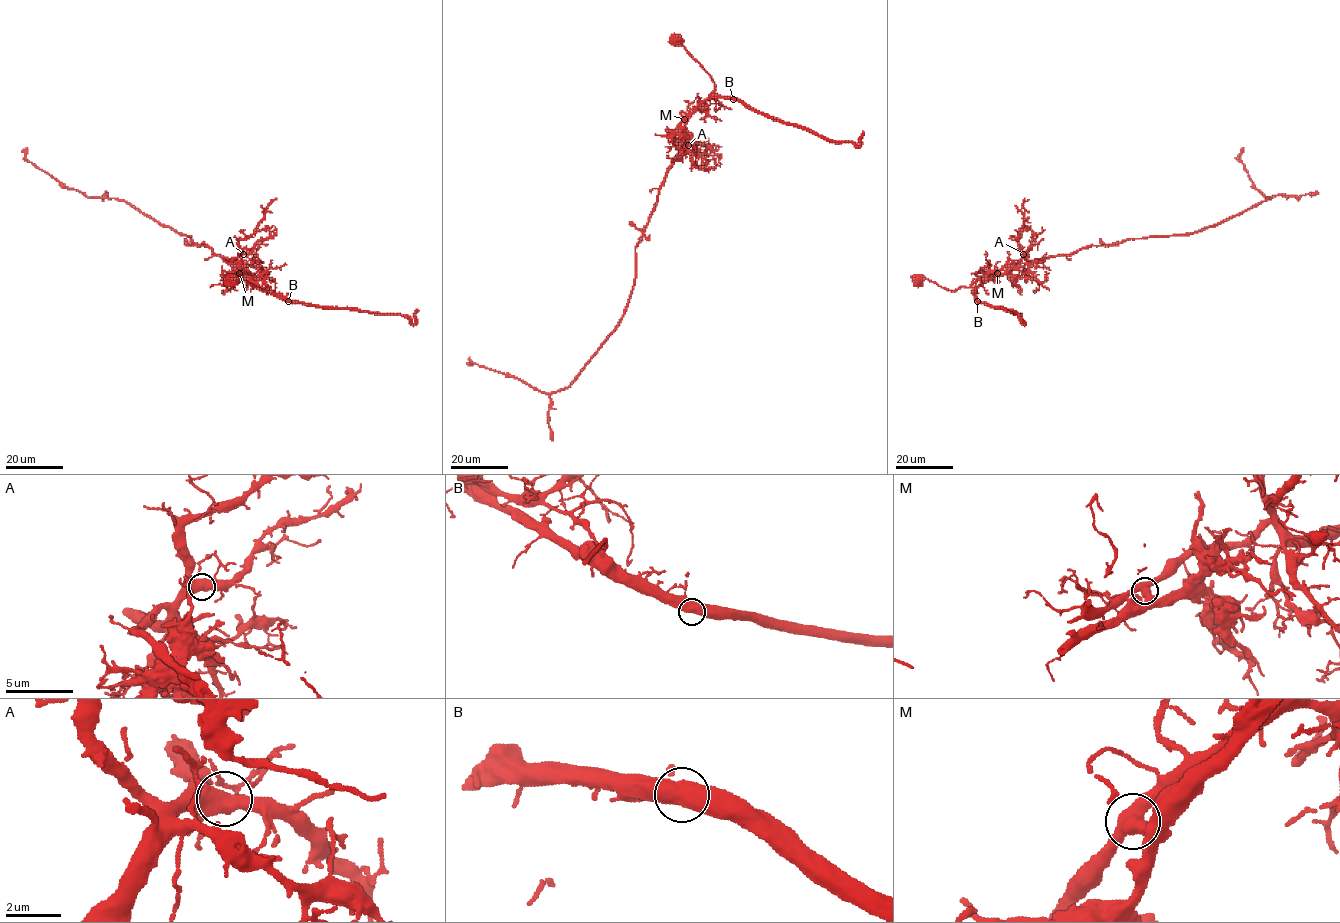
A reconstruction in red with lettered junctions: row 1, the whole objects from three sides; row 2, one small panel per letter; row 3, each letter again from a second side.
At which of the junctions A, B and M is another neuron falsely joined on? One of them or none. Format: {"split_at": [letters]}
{"split_at": ["M"]}

